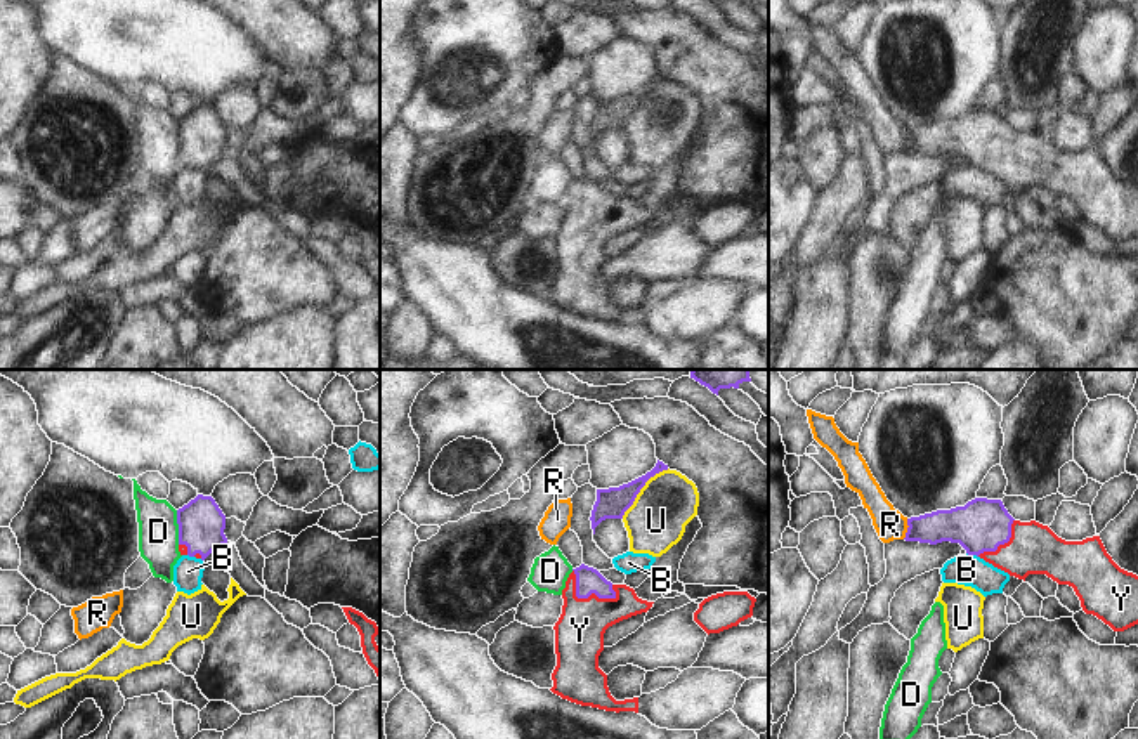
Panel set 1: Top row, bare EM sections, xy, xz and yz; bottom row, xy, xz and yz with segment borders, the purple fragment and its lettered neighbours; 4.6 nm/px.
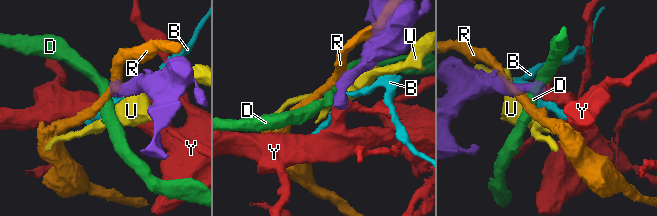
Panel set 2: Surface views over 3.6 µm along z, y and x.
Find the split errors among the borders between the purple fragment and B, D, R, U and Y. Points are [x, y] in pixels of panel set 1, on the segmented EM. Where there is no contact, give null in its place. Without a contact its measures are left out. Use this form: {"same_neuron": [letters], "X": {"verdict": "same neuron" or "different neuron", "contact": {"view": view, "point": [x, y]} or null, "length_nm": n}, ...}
{"same_neuron": ["Y"], "B": {"verdict": "different neuron", "contact": {"view": "yz", "point": [972, 554]}, "length_nm": 60}, "D": {"verdict": "different neuron", "contact": {"view": "xy", "point": [179, 528]}, "length_nm": 160}, "R": {"verdict": "different neuron", "contact": {"view": "yz", "point": [908, 529]}, "length_nm": 100}, "U": {"verdict": "different neuron", "contact": {"view": "xz", "point": [640, 488]}, "length_nm": 320}, "Y": {"verdict": "same neuron", "contact": {"view": "xz", "point": [583, 597]}, "length_nm": 240}}

